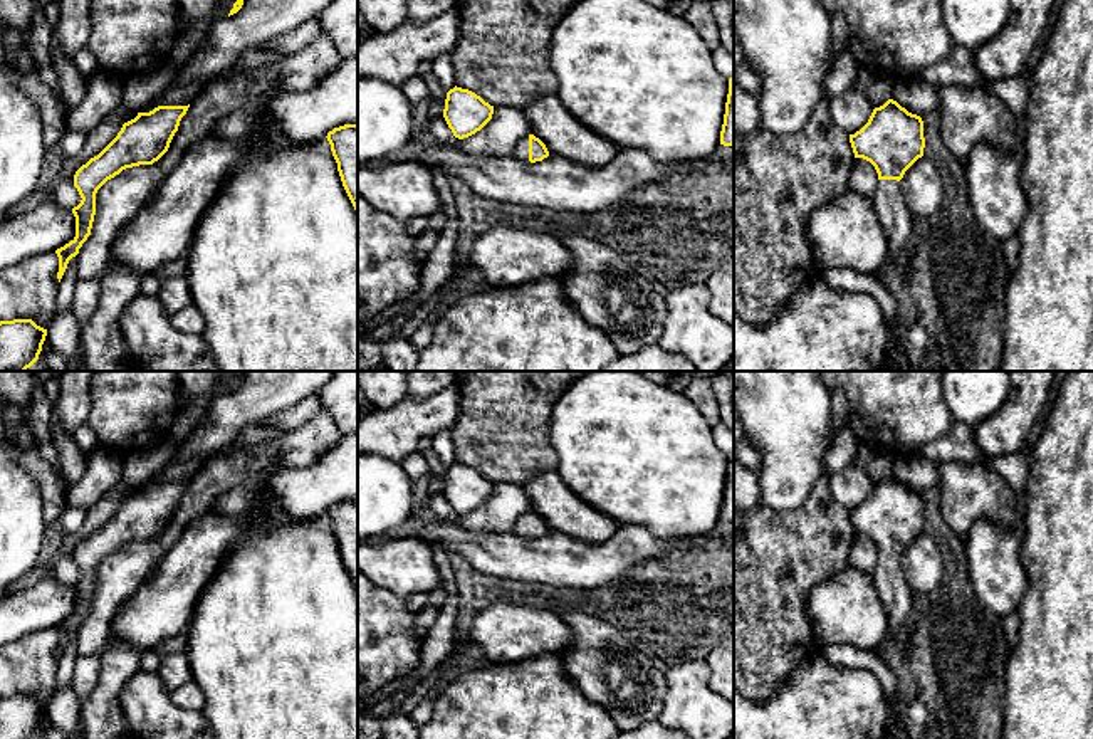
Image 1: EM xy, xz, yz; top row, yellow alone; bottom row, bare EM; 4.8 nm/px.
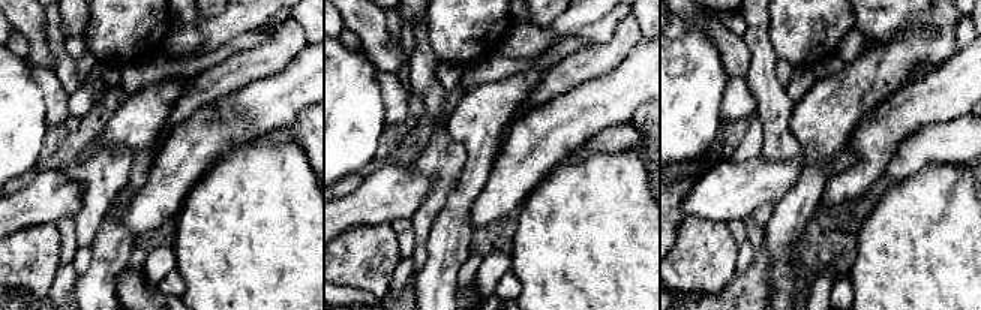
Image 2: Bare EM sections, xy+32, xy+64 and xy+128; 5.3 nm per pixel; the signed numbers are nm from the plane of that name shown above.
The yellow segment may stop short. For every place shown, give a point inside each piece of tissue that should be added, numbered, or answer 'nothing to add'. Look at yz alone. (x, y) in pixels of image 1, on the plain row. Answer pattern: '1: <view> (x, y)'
1: yz (897, 598)

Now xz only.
1: xz (521, 528)

